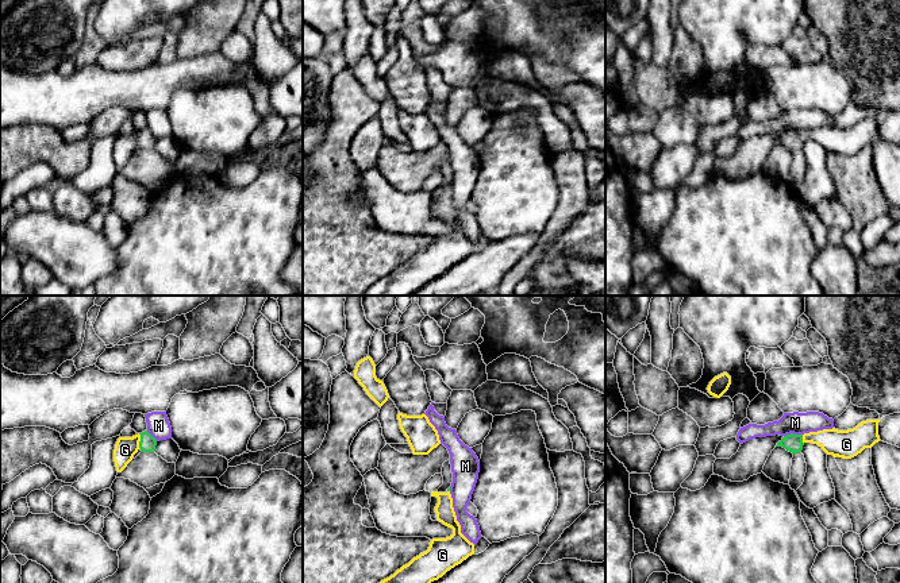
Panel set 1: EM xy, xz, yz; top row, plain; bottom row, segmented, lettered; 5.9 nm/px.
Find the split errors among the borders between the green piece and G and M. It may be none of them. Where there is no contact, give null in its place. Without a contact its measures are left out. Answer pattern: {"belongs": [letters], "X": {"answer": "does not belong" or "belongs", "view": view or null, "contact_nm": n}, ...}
{"belongs": ["G"], "G": {"answer": "belongs", "view": "xy", "contact_nm": 90}, "M": {"answer": "does not belong", "view": "yz", "contact_nm": 110}}

